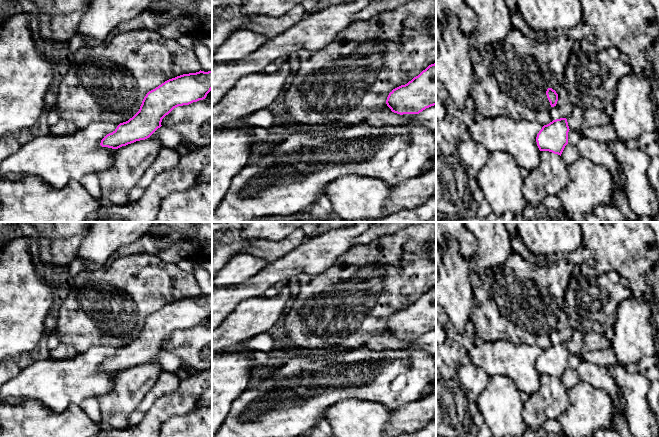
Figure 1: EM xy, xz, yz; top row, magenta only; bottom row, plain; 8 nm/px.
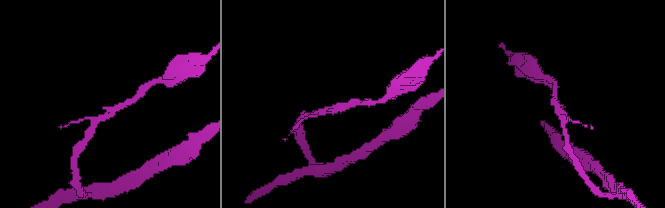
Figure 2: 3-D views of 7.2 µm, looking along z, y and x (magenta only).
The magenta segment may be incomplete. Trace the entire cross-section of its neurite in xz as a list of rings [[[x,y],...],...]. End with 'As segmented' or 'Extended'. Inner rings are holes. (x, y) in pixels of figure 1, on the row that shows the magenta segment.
[[[436,63],[429,65],[405,85],[393,89],[386,100],[392,112],[419,114],[436,105]]]. As segmented

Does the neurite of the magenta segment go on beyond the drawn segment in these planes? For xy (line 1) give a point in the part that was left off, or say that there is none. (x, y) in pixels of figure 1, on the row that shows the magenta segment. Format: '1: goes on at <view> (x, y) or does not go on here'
1: does not go on here

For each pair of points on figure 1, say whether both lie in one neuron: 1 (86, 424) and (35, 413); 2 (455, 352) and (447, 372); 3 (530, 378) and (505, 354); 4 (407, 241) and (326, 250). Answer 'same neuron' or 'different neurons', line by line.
1: same neuron
2: same neuron
3: same neuron
4: different neurons

